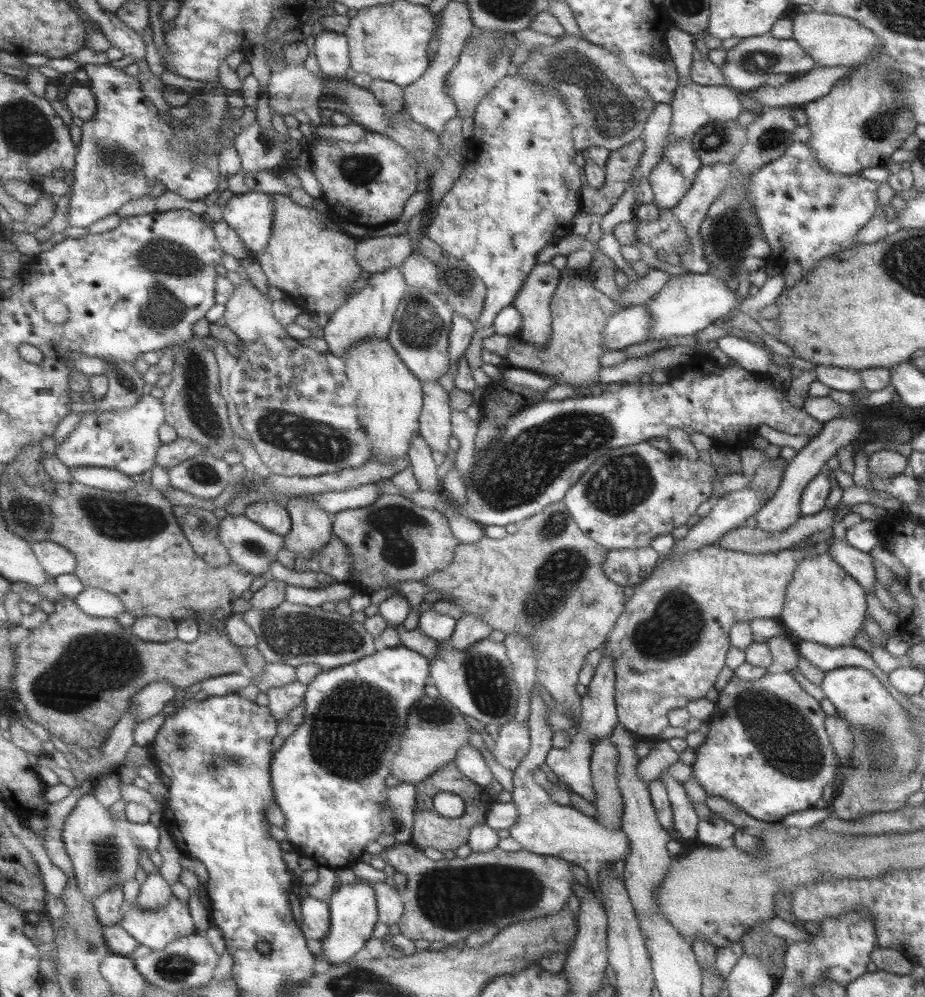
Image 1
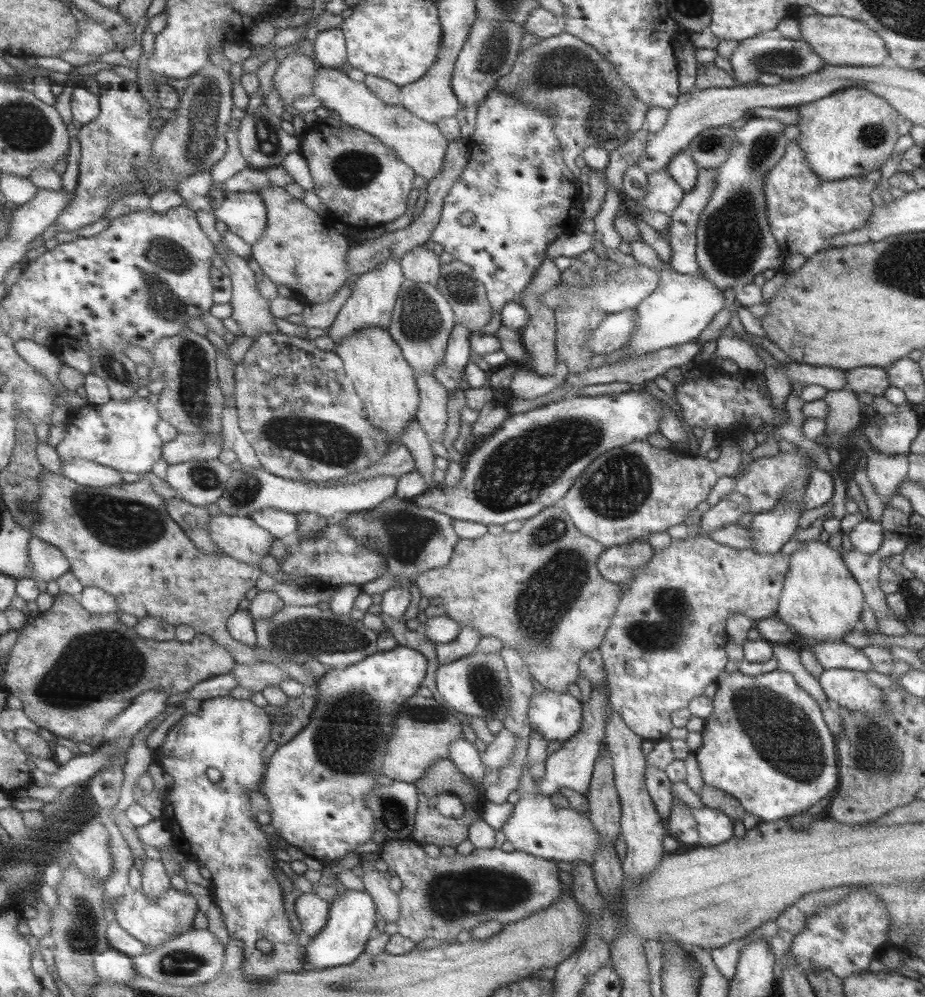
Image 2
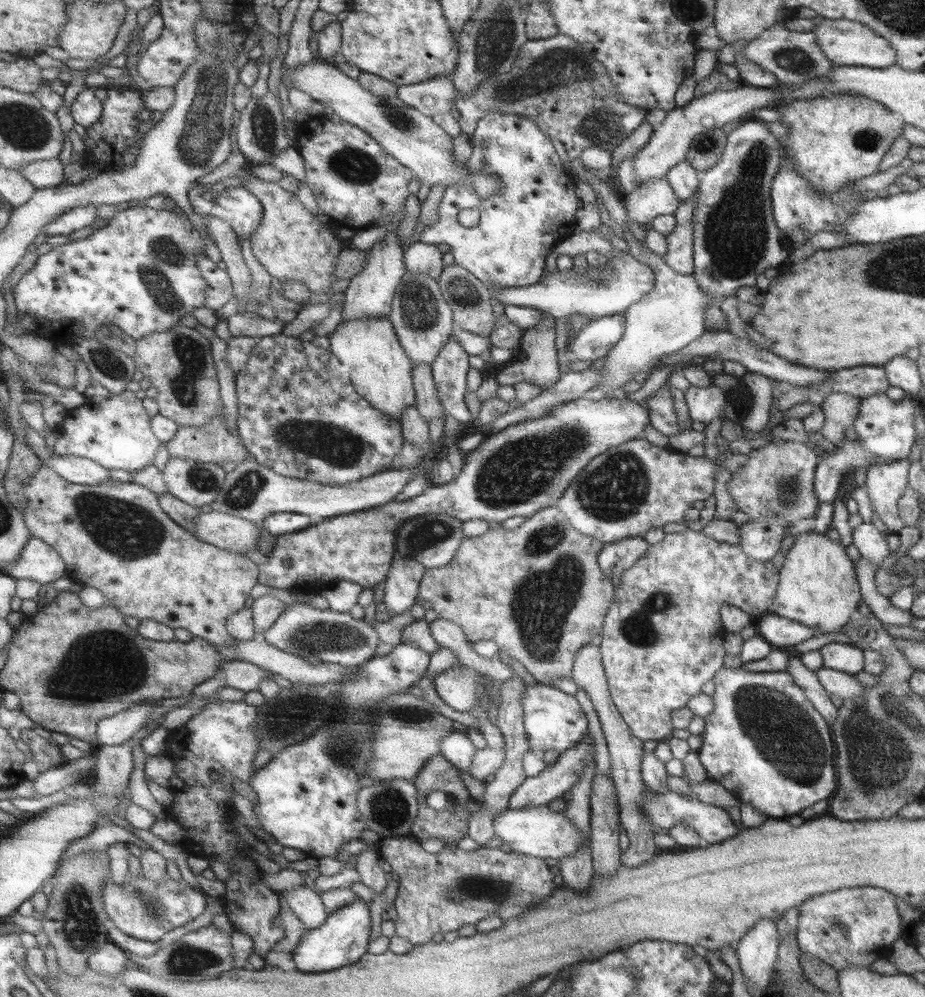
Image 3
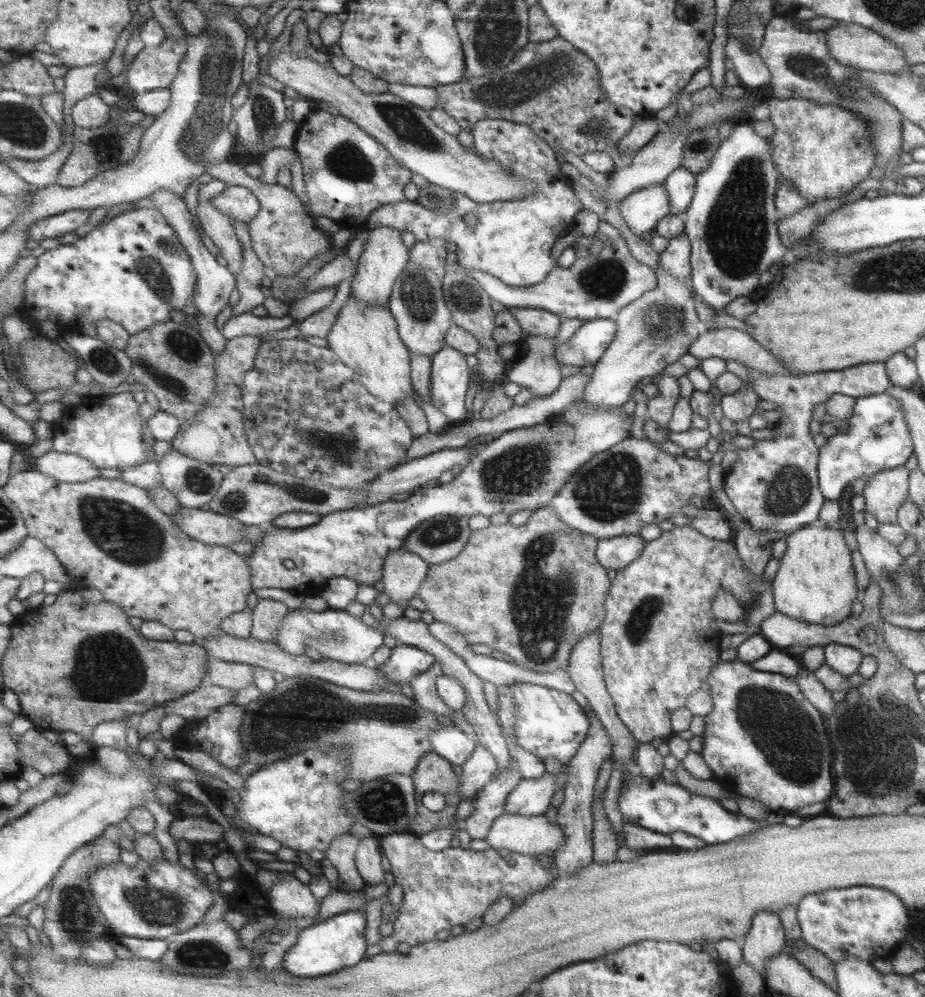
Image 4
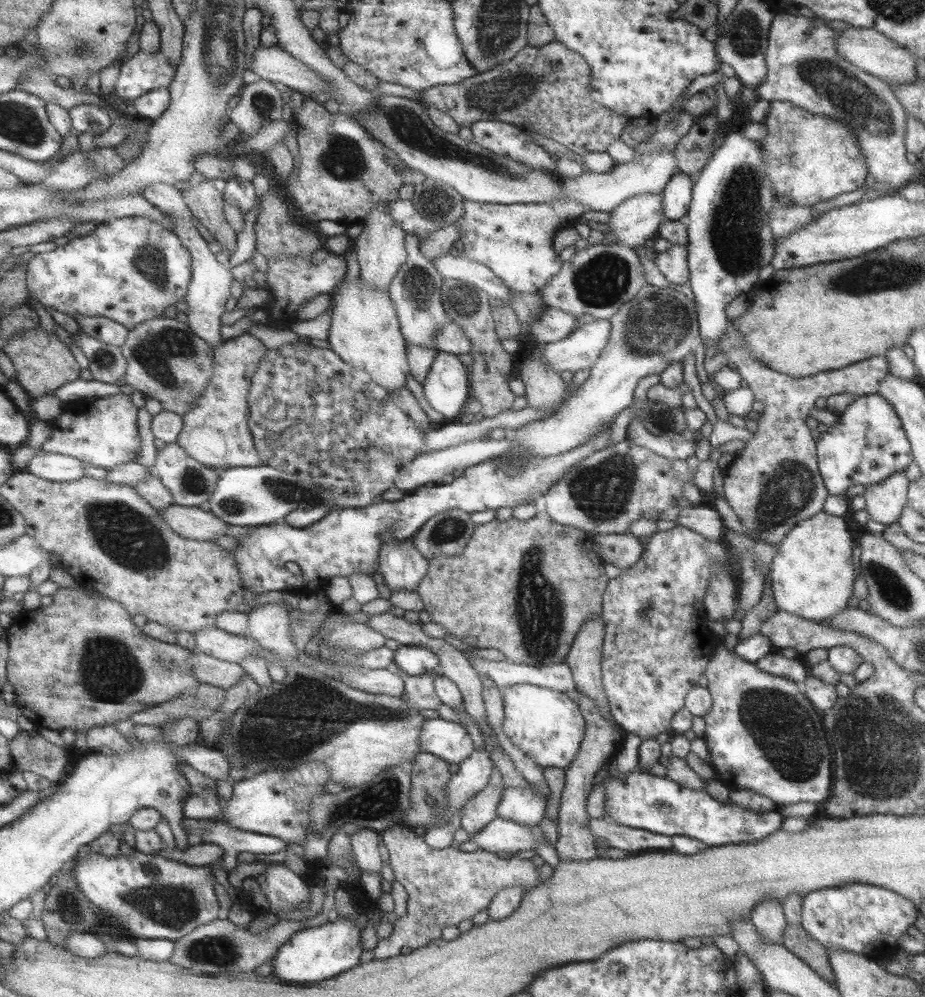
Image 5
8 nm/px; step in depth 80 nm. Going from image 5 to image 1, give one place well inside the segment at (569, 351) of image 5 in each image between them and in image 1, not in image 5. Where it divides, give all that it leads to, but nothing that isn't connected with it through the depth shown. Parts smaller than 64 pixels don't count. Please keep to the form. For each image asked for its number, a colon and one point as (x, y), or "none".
1: (631, 325)
2: (614, 331)
3: (595, 340)
4: (585, 346)

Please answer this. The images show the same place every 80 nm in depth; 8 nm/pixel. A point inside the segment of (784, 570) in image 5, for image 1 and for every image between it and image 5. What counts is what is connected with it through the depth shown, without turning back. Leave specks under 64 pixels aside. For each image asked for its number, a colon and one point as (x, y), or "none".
1: (823, 604)
2: (820, 600)
3: (817, 587)
4: (815, 582)

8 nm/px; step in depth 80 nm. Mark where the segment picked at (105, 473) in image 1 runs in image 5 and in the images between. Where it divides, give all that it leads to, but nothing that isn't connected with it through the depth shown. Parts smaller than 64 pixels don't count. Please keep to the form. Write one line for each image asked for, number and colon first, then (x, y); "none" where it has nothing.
2: (85, 472)
3: (75, 469)
4: (66, 467)
5: (56, 467)

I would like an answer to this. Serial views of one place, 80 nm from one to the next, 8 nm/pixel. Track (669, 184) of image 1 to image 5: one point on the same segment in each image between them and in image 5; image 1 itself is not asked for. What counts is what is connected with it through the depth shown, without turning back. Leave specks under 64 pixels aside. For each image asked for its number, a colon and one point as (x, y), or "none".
2: (662, 194)
3: (652, 198)
4: (640, 211)
5: (635, 220)

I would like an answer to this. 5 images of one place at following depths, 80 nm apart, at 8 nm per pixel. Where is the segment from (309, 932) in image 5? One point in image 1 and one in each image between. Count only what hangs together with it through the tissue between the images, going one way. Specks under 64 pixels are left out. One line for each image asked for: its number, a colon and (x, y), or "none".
1: (352, 908)
2: (352, 915)
3: (344, 936)
4: (337, 942)

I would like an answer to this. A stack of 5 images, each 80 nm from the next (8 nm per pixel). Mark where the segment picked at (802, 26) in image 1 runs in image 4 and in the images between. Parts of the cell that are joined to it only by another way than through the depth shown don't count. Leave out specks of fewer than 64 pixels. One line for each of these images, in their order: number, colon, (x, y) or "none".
2: (839, 41)
3: (843, 42)
4: (849, 44)

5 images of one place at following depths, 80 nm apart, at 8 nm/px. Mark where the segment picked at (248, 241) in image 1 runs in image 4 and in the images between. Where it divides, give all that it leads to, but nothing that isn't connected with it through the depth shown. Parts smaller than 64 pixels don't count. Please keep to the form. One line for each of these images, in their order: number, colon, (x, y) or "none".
2: (243, 213)
3: (236, 206)
4: (235, 202)

